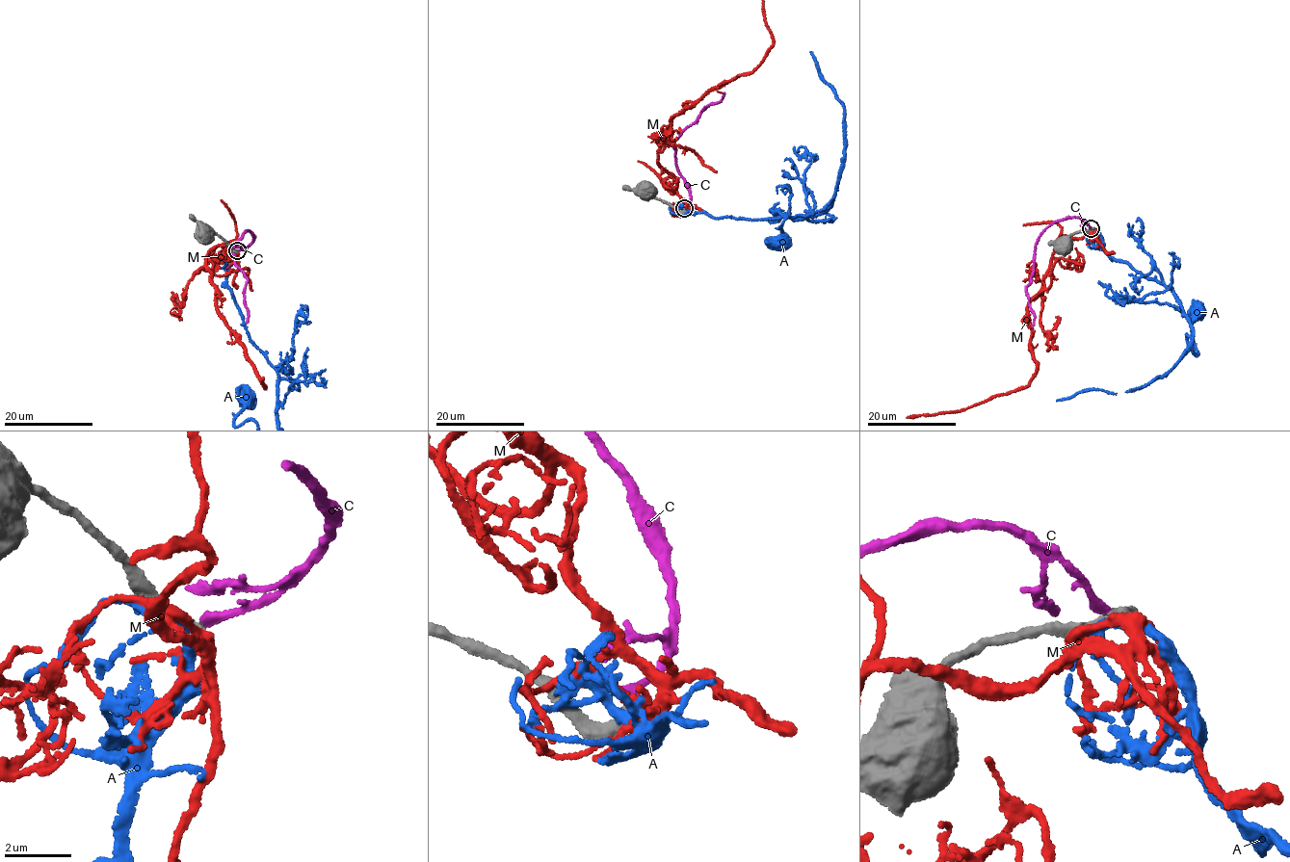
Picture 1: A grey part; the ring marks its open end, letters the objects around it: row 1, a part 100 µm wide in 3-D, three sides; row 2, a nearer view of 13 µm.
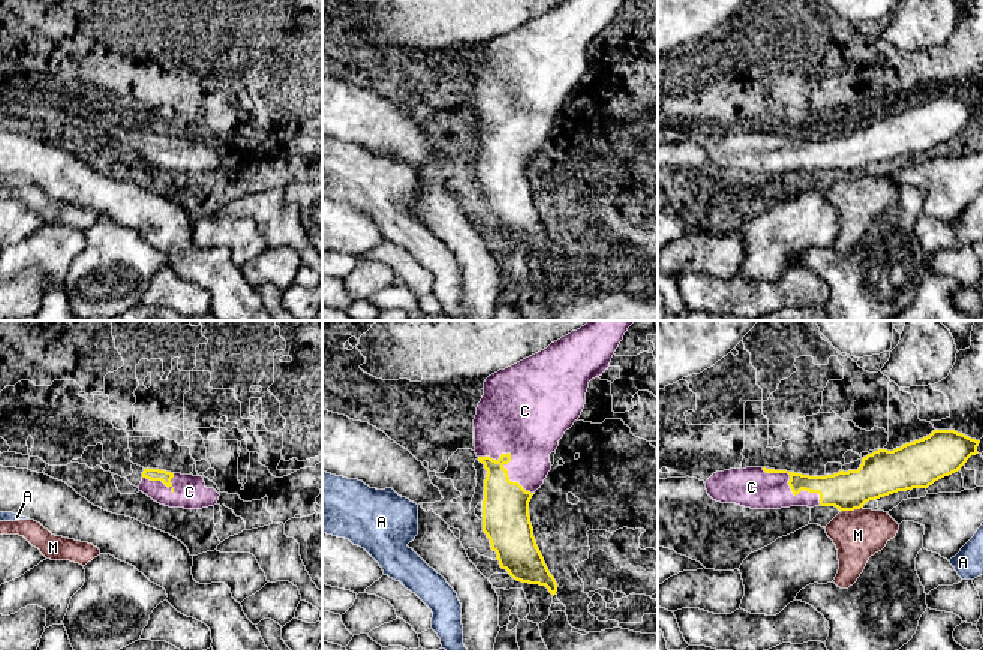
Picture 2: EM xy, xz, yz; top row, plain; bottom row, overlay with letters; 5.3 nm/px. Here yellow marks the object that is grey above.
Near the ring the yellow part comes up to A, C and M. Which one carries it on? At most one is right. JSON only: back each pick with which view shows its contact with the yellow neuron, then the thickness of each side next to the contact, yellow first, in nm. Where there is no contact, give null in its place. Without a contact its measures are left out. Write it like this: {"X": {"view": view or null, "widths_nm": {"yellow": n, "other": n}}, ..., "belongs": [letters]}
{"C": {"view": "xz", "widths_nm": {"yellow": 260, "other": 380}}, "belongs": ["C"]}

